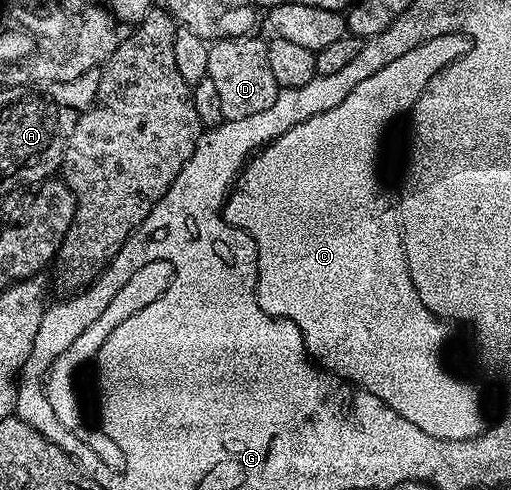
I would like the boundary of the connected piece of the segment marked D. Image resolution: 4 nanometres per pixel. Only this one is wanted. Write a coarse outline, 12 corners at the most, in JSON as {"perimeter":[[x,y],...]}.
{"perimeter":[[249,34],[209,46],[207,78],[224,119],[269,109],[280,87],[267,43]]}

